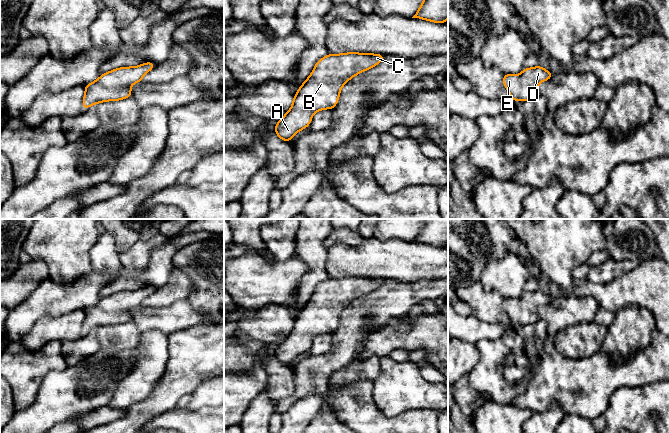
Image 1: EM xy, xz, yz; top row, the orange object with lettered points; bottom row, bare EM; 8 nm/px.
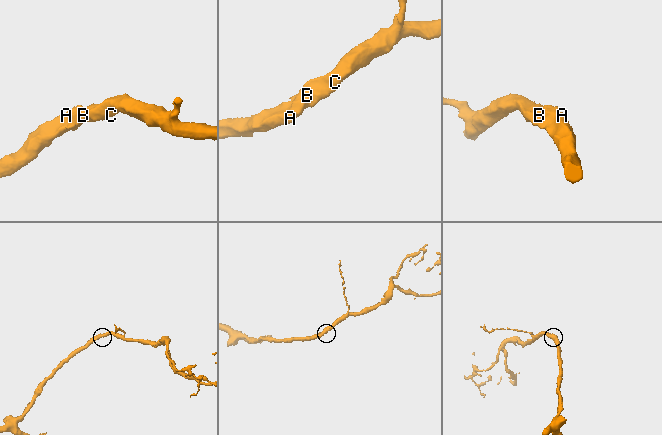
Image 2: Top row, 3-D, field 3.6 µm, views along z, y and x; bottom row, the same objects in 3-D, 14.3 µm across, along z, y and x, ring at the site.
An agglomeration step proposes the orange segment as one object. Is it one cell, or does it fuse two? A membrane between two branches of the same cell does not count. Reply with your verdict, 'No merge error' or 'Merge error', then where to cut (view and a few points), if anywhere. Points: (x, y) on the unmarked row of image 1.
No merge error. No split

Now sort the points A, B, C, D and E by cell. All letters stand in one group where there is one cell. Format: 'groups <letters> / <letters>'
groups A B C D E

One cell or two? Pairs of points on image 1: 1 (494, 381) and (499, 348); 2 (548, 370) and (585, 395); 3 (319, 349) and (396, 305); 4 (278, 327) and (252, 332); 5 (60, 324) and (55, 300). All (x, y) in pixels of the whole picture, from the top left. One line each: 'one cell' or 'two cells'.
1: one cell
2: one cell
3: two cells
4: one cell
5: two cells

